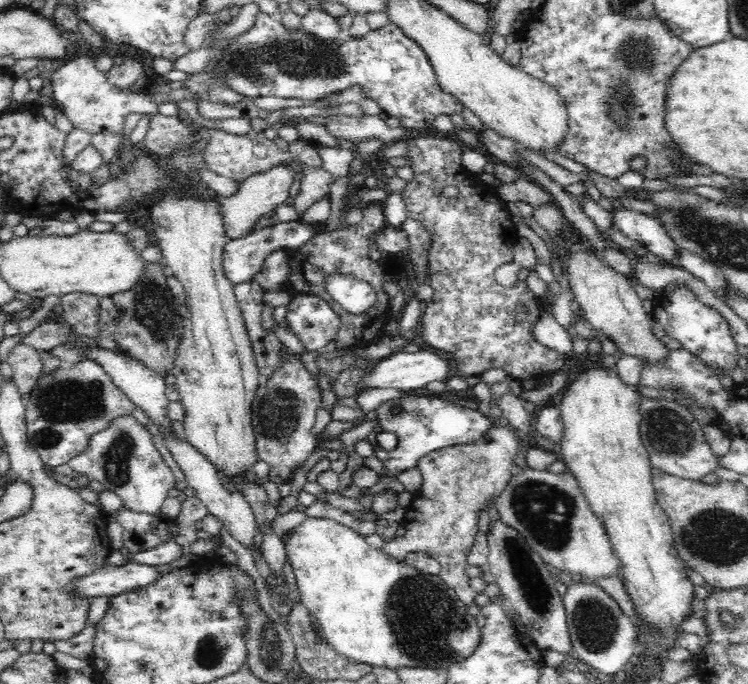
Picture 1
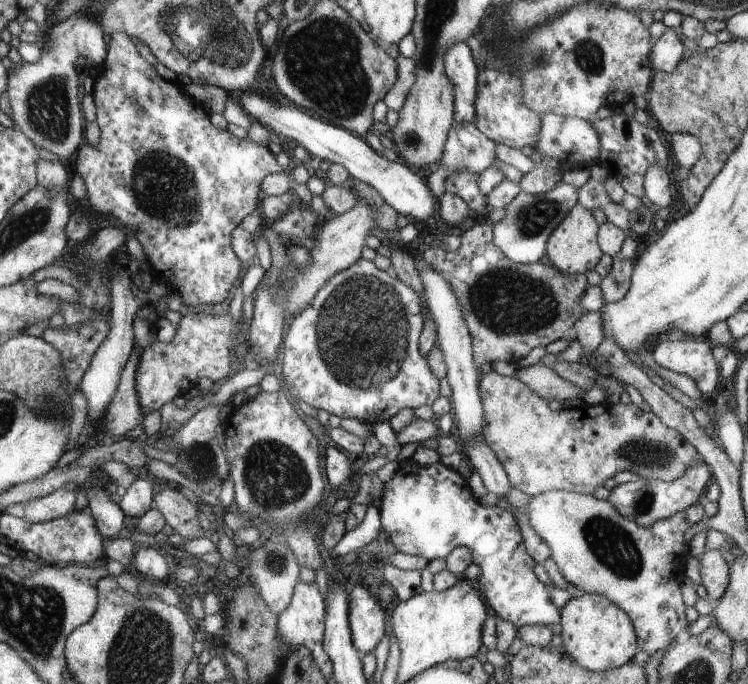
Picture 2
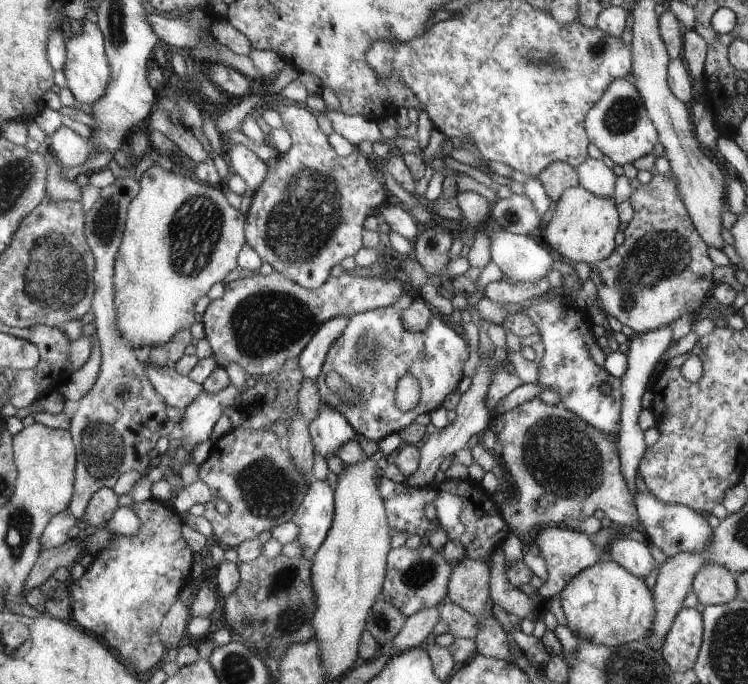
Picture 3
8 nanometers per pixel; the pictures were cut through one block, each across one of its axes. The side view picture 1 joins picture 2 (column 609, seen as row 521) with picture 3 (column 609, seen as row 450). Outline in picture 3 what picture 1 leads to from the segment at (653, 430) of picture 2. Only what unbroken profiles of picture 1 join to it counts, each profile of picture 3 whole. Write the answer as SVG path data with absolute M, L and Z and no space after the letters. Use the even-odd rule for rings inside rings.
M535 397L523 405L517 405L504 414L494 416L494 430L498 432L503 444L499 456L509 480L513 480L518 488L518 514L503 514L508 518L510 532L522 542L532 538L530 530L544 524L560 524L566 520L582 520L591 517L596 510L602 510L612 524L620 524L623 528L632 527L635 535L645 539L642 533L643 524L639 518L637 507L627 483L623 477L621 464L618 464L618 437L616 433L607 433L586 422L580 415L568 410L562 404L549 405Z

